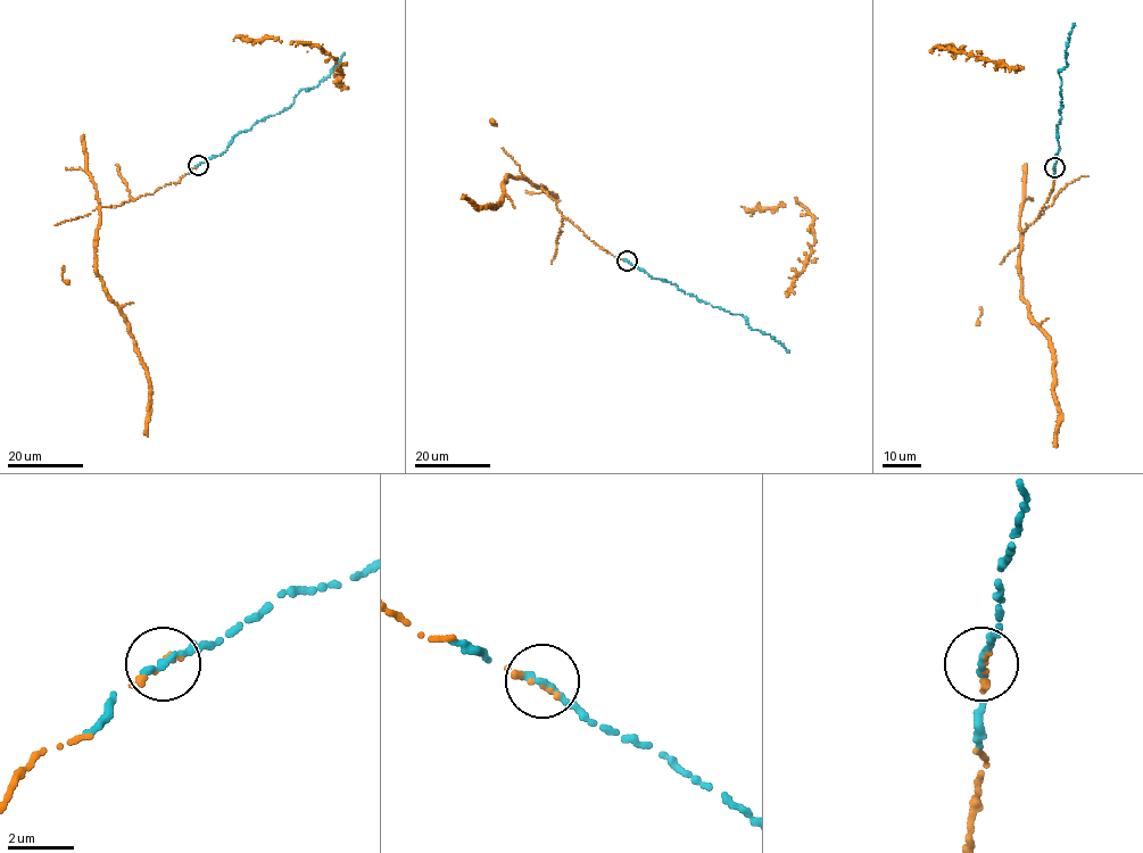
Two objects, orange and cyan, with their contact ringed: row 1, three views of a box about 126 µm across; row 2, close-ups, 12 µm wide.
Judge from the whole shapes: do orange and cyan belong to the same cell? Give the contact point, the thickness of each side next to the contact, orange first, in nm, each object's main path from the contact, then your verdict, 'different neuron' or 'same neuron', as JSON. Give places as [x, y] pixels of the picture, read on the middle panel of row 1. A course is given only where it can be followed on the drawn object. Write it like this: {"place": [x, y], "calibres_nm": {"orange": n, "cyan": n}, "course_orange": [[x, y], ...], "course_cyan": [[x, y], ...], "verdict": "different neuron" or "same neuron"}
{"place": [627, 261], "calibres_nm": {"orange": 220, "cyan": 280}, "course_orange": [[627, 262], [602, 248], [563, 216], [541, 188], [526, 180], [506, 176], [497, 206], [474, 205], [463, 197]], "course_cyan": [[627, 261], [686, 294], [746, 316], [746, 324], [772, 337], [789, 352]], "verdict": "same neuron"}

